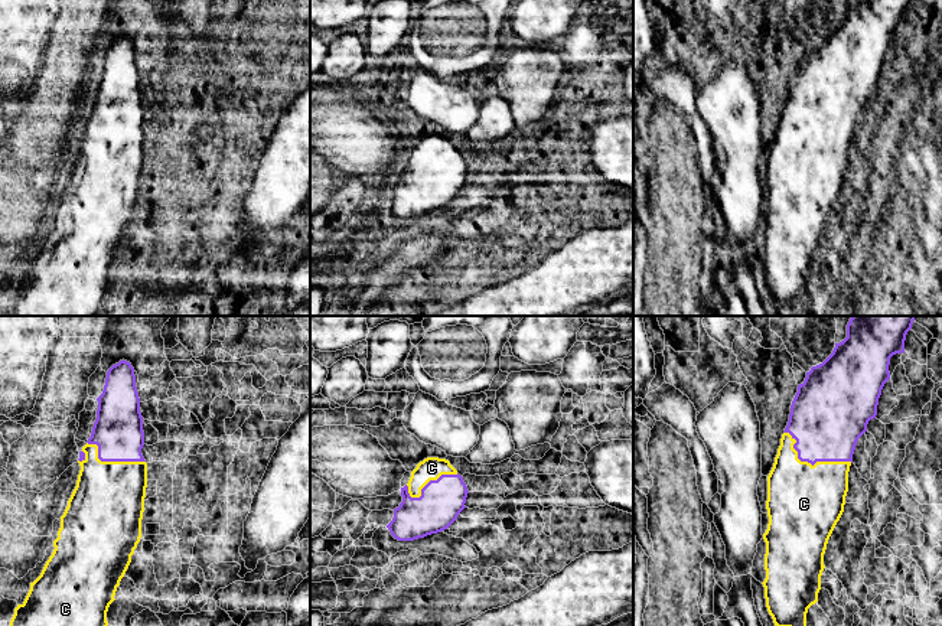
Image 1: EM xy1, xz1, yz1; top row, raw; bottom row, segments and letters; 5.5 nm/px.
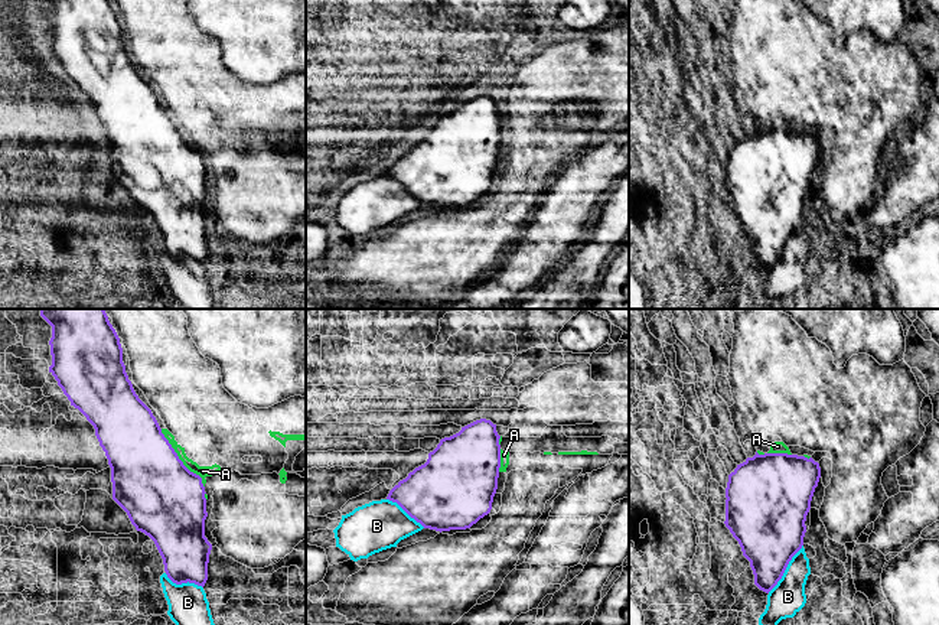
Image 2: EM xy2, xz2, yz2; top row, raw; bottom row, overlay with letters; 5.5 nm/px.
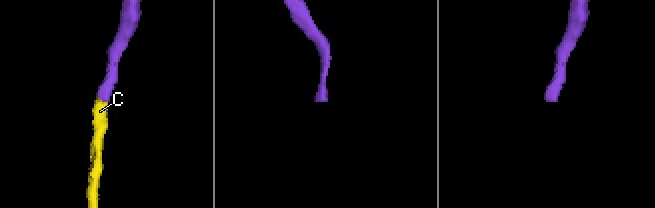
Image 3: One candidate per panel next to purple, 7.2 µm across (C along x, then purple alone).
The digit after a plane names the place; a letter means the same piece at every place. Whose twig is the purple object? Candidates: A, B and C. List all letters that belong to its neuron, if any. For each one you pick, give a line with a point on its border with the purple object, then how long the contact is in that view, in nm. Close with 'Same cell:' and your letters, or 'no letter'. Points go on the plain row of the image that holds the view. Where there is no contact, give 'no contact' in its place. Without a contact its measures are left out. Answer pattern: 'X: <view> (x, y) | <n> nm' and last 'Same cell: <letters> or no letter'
C: yz1 (811, 140) | 420 nm
Same cell: C

